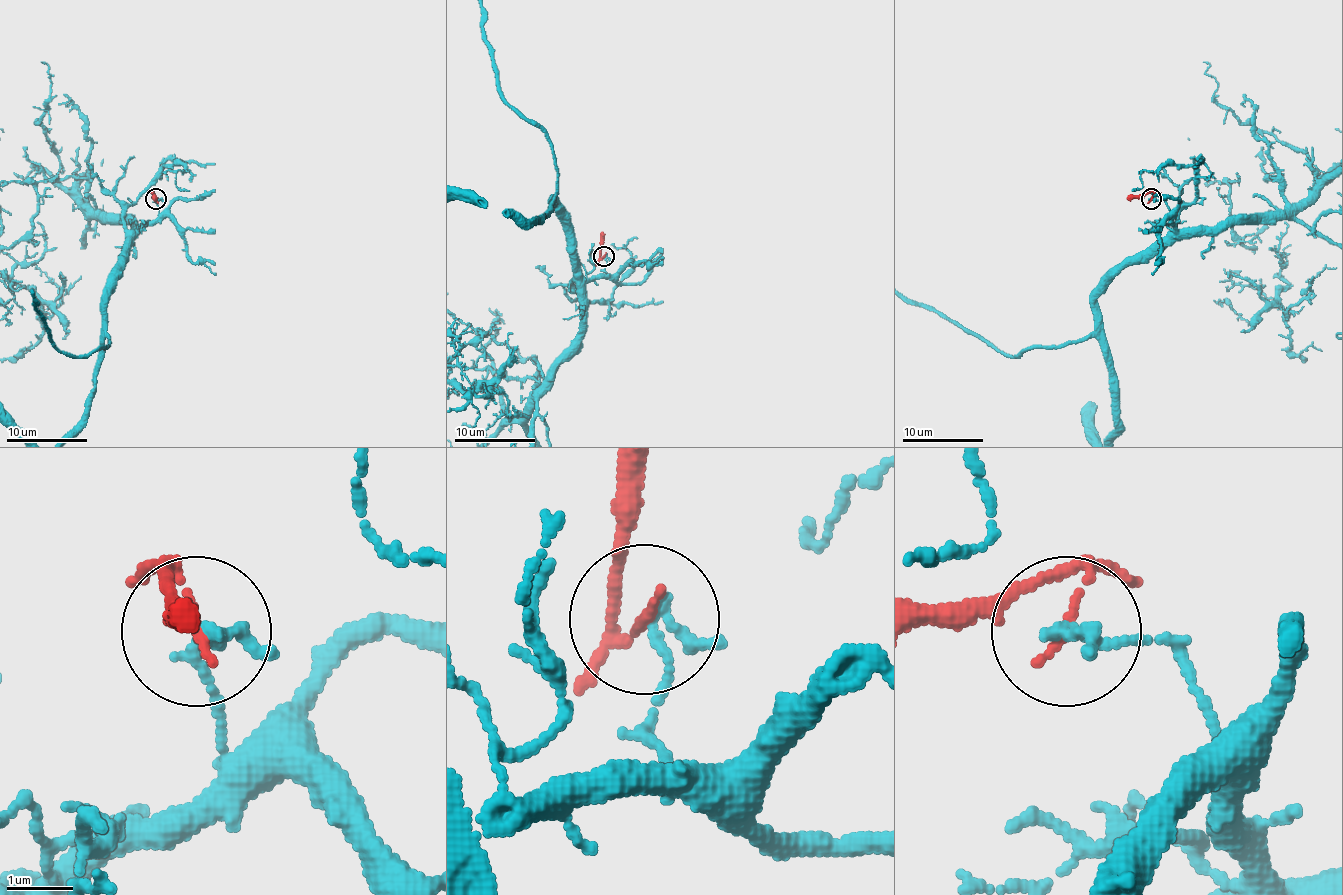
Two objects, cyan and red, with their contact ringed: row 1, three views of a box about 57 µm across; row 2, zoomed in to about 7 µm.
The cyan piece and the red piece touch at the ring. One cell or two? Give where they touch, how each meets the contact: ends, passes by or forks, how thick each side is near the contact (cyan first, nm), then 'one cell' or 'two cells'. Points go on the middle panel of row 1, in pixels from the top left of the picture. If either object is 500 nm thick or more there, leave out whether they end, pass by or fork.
at (604, 256); cyan passes by; red ends there; 140 nm thick on the cyan side, 130 nm on the other; two cells

